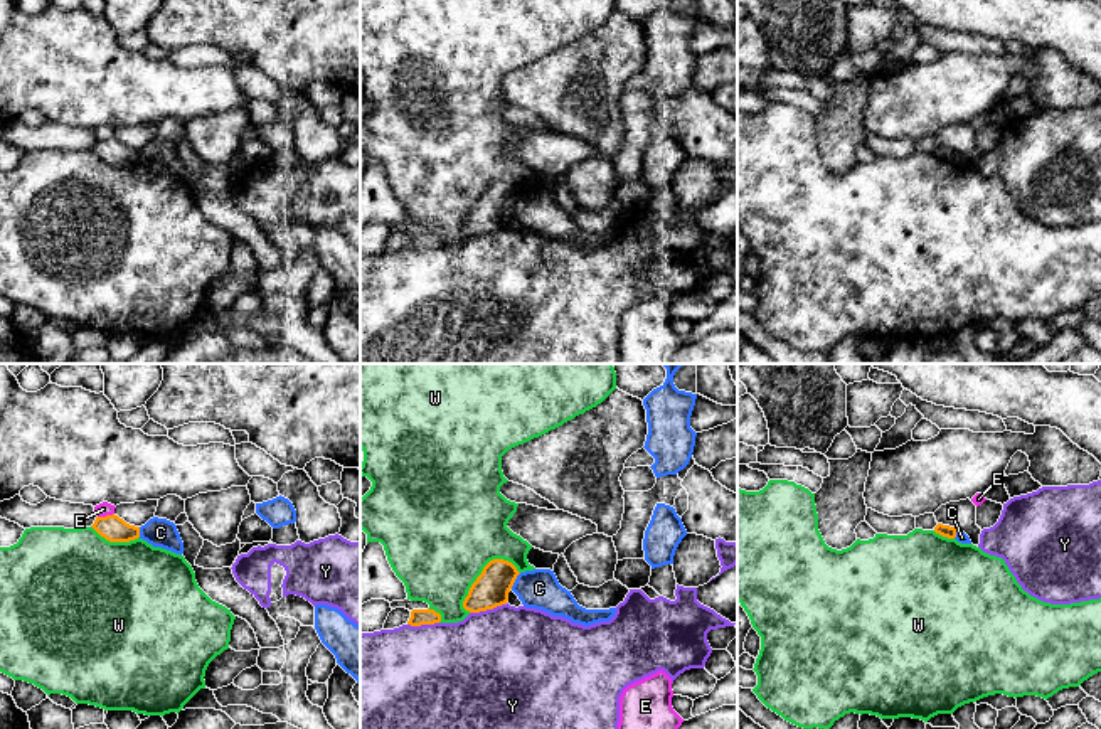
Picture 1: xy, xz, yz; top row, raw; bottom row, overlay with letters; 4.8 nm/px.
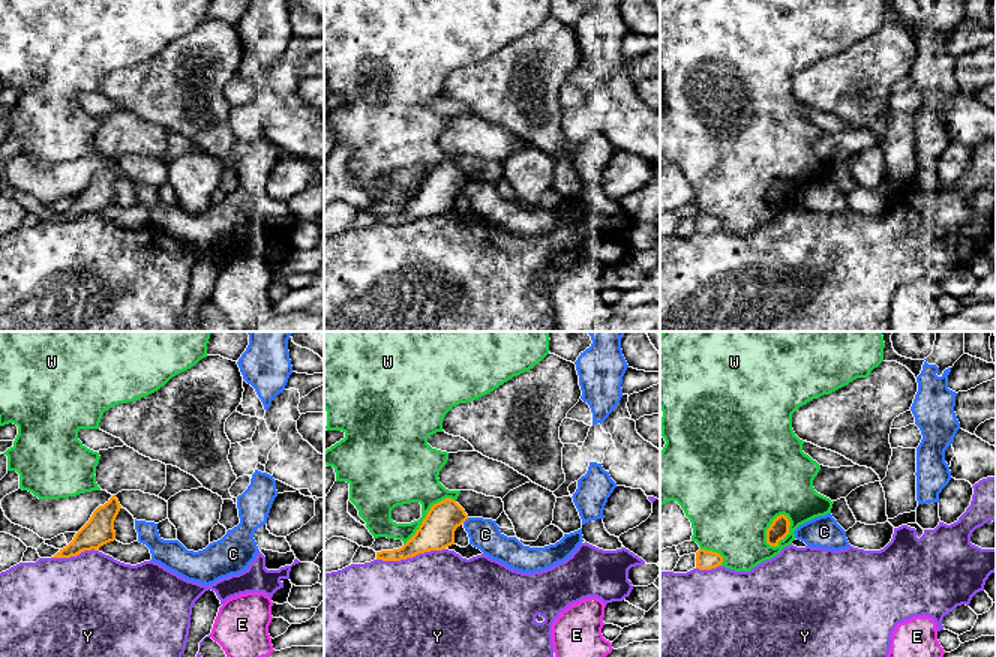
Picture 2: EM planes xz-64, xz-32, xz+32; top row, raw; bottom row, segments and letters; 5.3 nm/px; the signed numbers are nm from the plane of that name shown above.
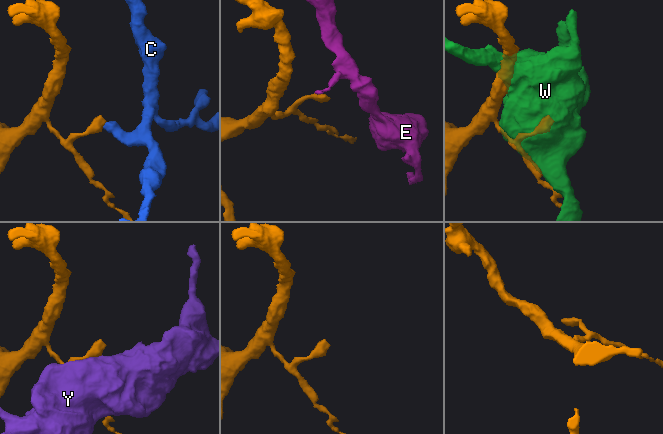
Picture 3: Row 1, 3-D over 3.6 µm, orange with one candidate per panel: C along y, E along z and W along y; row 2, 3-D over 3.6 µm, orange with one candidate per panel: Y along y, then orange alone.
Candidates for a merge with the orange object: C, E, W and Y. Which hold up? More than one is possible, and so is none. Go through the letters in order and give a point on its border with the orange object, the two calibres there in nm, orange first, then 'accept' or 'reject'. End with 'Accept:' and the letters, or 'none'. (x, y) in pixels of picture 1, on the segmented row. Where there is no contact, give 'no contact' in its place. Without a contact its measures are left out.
C: xz (514, 581) | 170/190 nm | reject
E: xy (106, 516) | 120/70 nm | reject
W: xz (478, 576) | 170/500 nm | reject
Y: xz (489, 608) | 170/480 nm | reject
Accept: none

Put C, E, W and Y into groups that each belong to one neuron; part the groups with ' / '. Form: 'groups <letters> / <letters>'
groups C / E / W / Y

